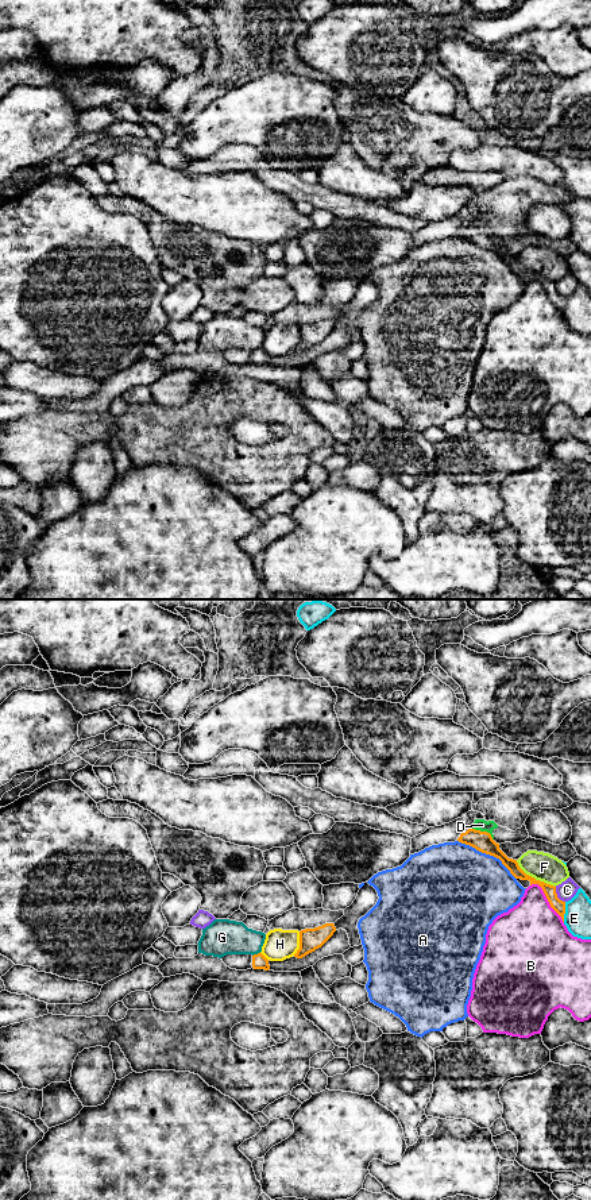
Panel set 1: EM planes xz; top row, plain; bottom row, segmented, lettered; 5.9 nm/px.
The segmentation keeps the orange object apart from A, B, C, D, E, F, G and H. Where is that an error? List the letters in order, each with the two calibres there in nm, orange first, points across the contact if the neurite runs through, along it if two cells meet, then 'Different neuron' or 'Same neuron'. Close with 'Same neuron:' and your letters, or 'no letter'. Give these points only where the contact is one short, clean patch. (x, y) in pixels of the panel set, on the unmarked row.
A: Thickness 120 nm (orange) against 480 nm. Different neuron
B: Thickness 80 nm (orange) against 440 nm. Different neuron
C: Thickness 80 nm (orange) against 110 nm. Different neuron
D: Thickness 120 nm (orange) against 70 nm. Boundary: xz (472, 223), (487, 227), (493, 235). Different neuron
E: Thickness 80 nm (orange) against 160 nm. Different neuron
F: Thickness 80 nm (orange) against 170 nm. Boundary: xz (516, 255), (526, 269), (555, 282). Different neuron
G: Thickness 90 nm (orange) against 220 nm. Boundary: xz (259, 347), (252, 351). Different neuron
H: Thickness 130 nm (orange) against 180 nm. Different neuron
Same neuron: no letter

